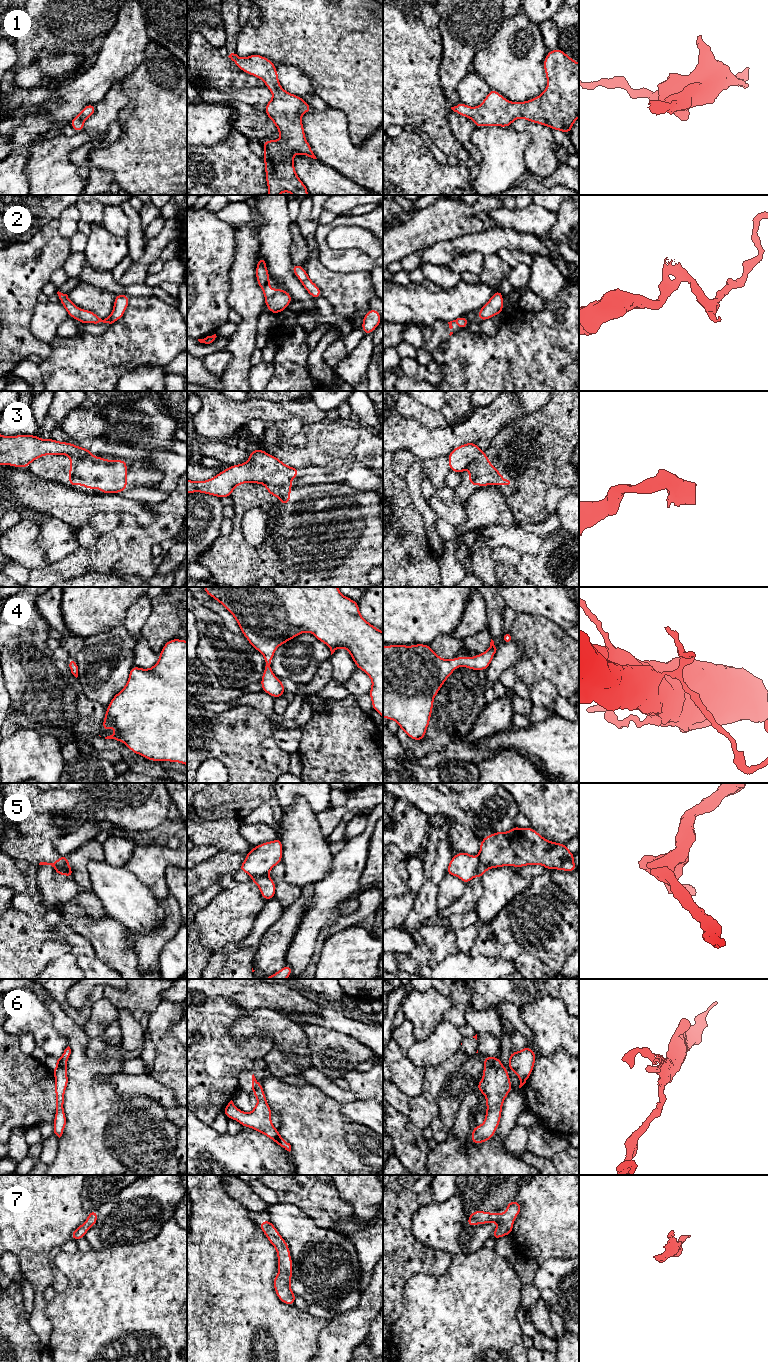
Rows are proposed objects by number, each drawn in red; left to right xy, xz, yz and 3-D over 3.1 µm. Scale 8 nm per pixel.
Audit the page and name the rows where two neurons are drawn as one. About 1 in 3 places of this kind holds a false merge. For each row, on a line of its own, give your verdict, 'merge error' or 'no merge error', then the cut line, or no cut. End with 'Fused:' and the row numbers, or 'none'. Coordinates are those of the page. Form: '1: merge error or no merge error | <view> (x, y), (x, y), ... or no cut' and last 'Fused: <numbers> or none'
1: no merge error | no cut
2: no merge error | no cut
3: merge error | xz (289, 483), (265, 485)
4: no merge error | no cut
5: merge error | yz (478, 857), (478, 866), (475, 874)
6: merge error | xz (257, 1081), (256, 1088), (253, 1091)
7: no merge error | no cut
Fused: 3, 5, 6

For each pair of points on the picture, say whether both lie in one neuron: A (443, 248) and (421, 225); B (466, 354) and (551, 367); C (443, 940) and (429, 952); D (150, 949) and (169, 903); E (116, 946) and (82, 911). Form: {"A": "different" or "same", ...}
{"A": "different", "B": "same", "C": "same", "D": "same", "E": "same"}

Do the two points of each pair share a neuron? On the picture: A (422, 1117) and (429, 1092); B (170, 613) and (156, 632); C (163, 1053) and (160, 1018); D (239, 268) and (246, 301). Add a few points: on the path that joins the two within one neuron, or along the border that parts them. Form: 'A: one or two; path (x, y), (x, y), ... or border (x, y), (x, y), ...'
A: one; path (423, 1111), (428, 1098)
B: one; path (169, 618), (160, 627)
C: one; path (164, 1044), (164, 1027)
D: one; path (243, 276), (245, 293)

